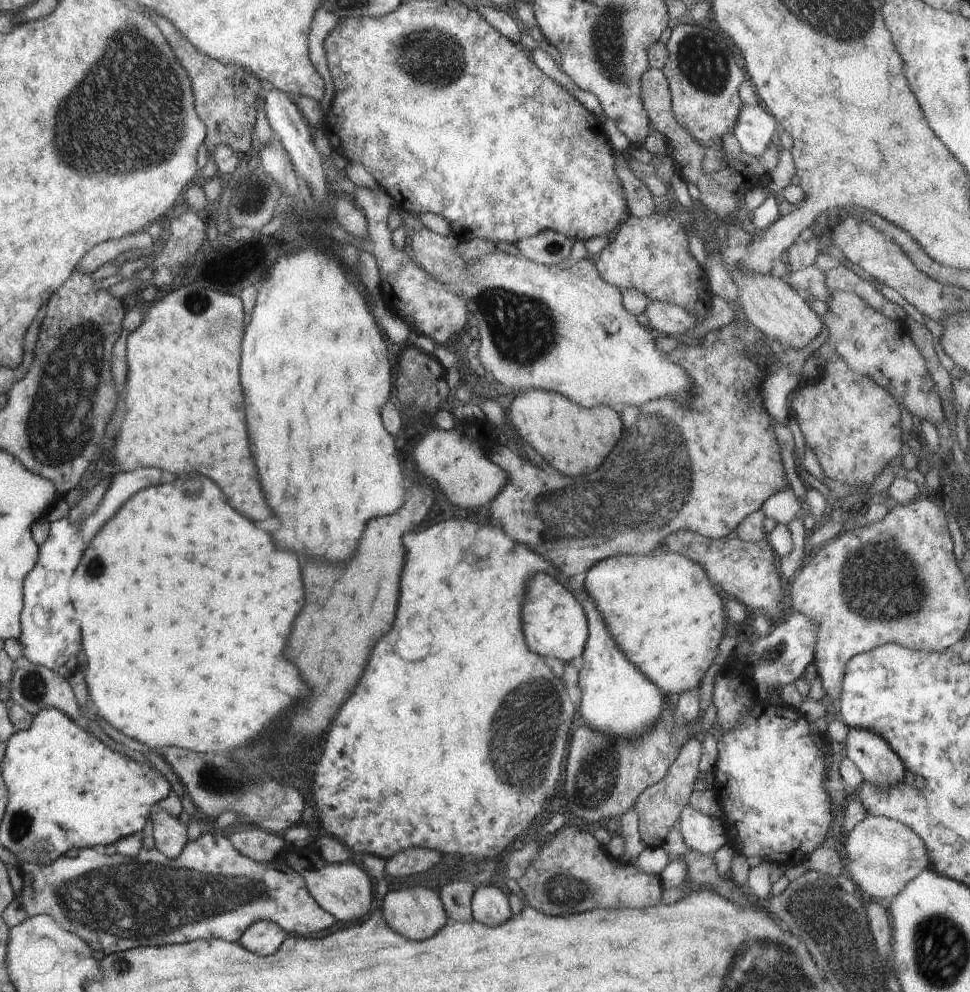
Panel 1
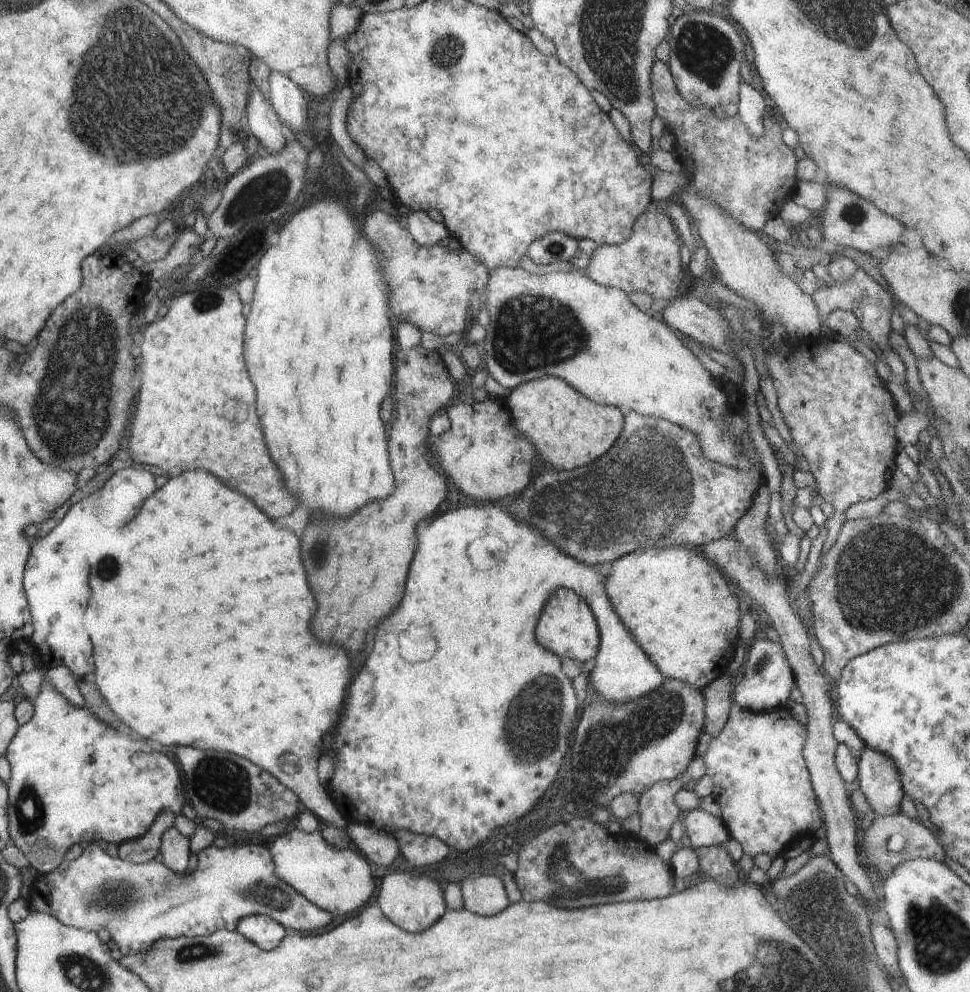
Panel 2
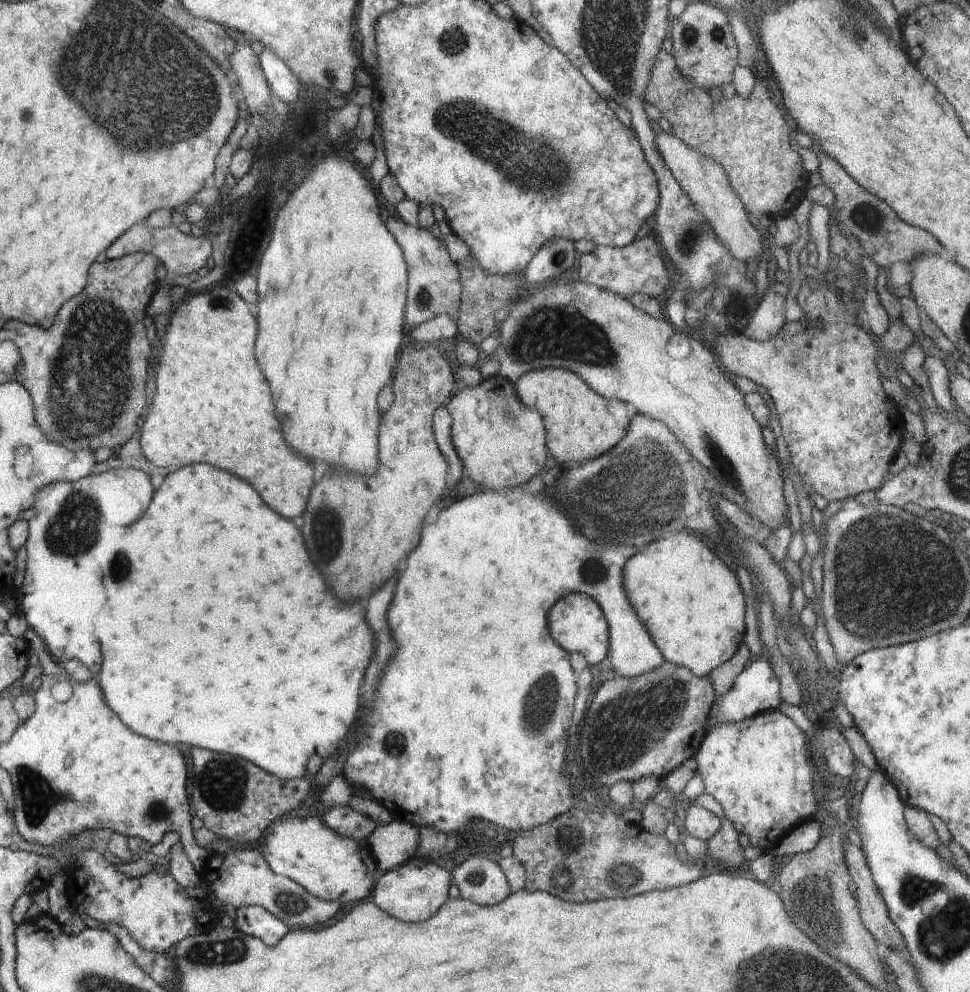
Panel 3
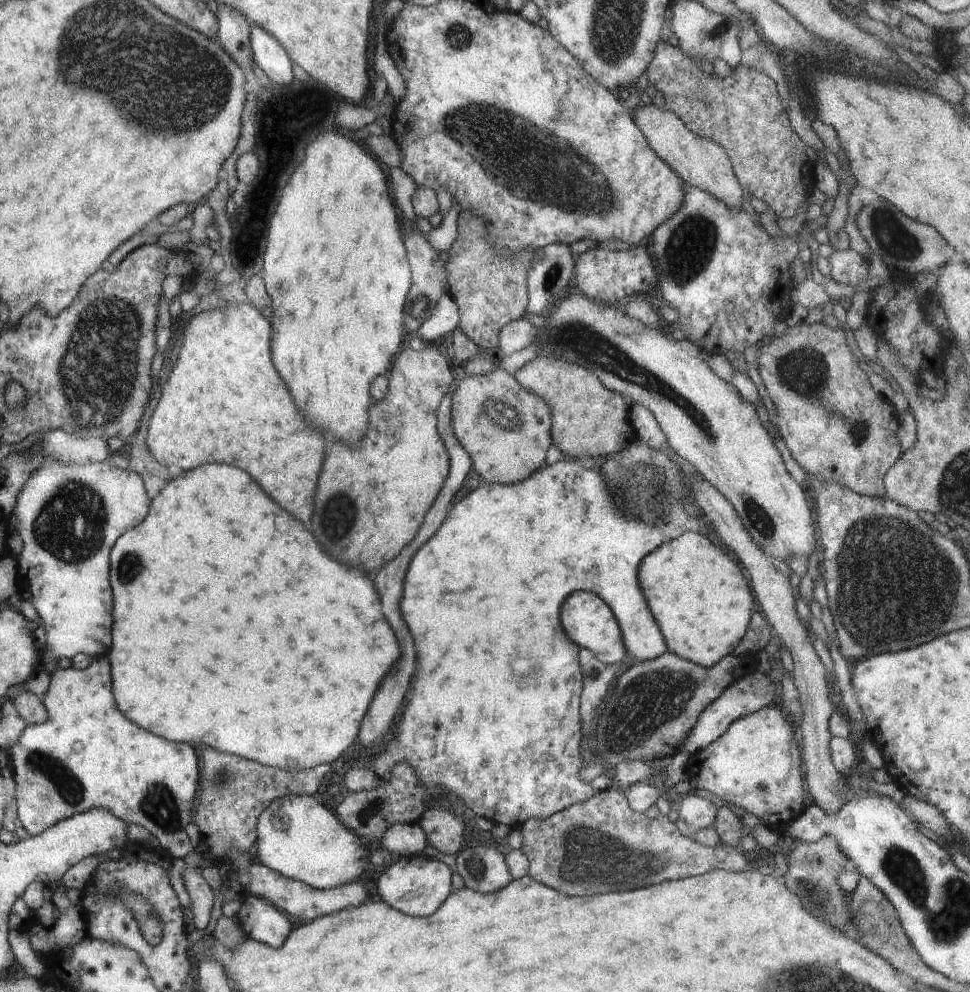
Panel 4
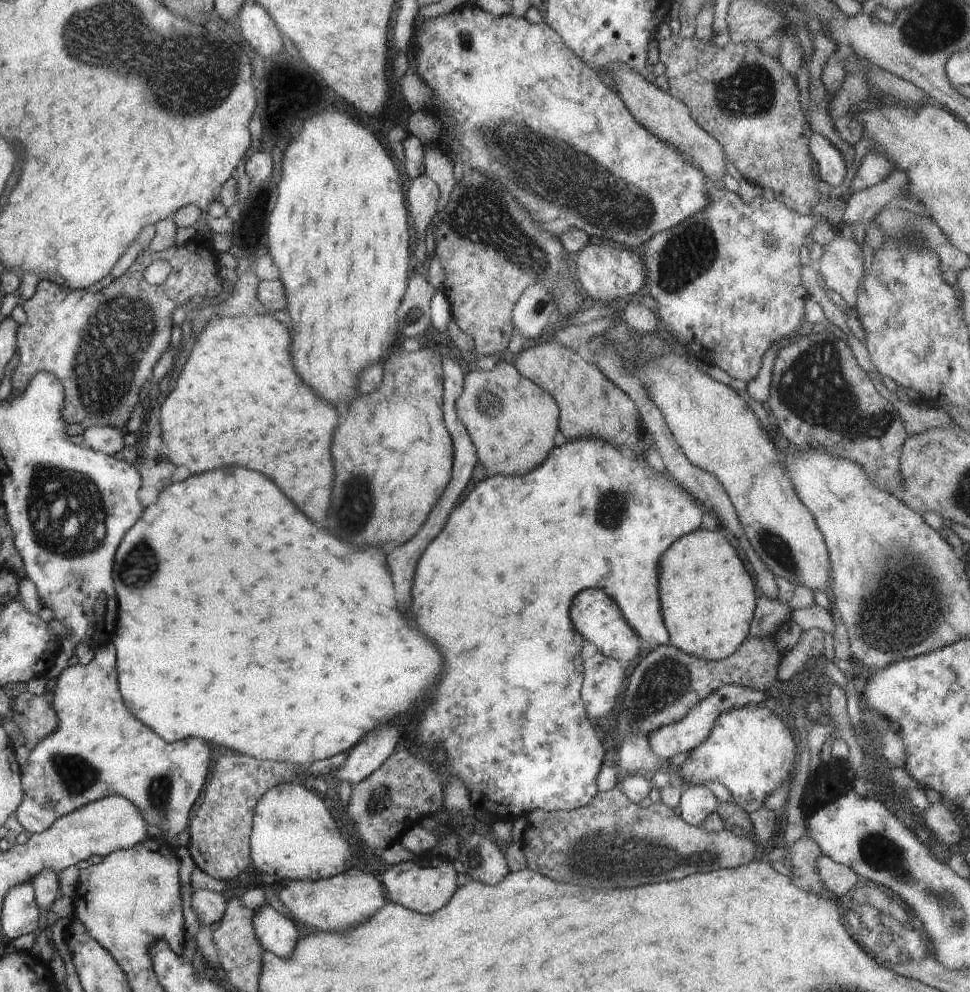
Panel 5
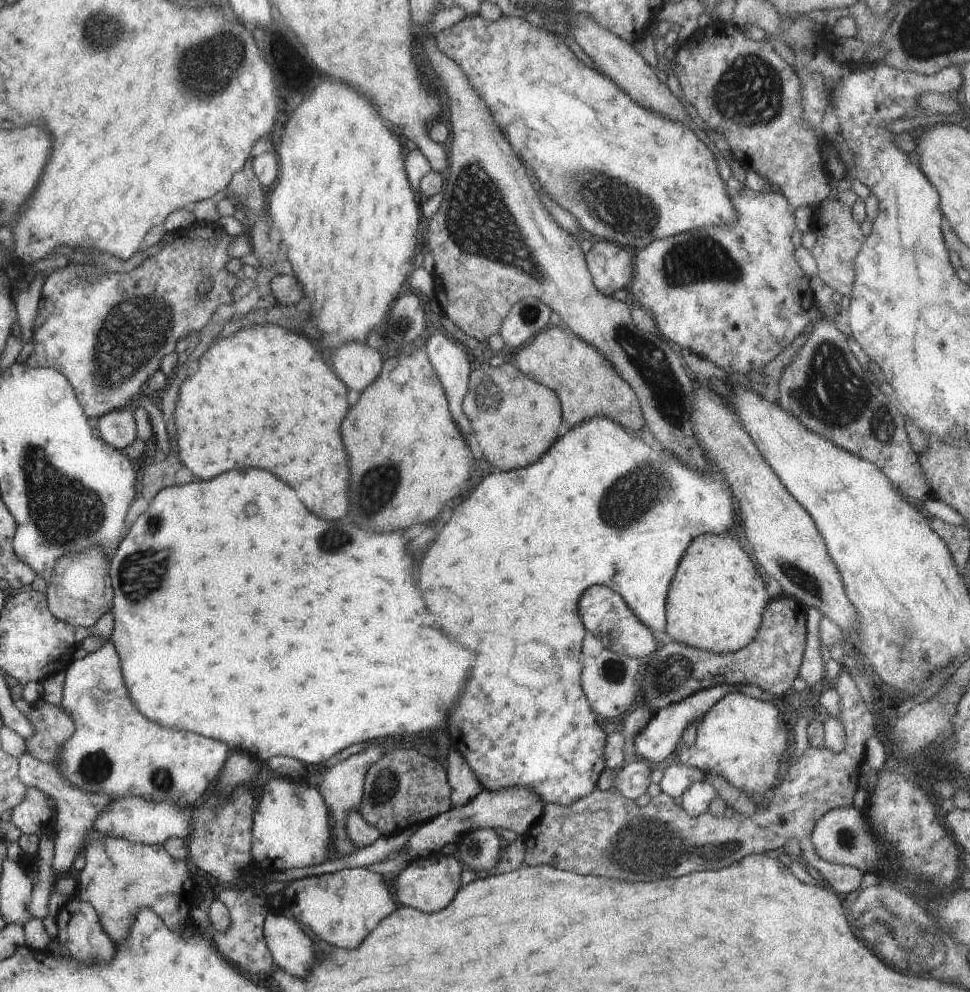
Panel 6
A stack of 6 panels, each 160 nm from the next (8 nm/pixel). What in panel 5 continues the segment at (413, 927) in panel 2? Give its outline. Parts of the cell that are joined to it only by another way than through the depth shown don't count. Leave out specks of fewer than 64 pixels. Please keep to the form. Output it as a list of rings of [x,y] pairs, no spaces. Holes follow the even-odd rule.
[[[427,856],[422,860],[403,862],[385,870],[381,884],[388,890],[388,898],[393,903],[429,915],[445,906],[452,898],[457,889],[457,875],[450,860]]]

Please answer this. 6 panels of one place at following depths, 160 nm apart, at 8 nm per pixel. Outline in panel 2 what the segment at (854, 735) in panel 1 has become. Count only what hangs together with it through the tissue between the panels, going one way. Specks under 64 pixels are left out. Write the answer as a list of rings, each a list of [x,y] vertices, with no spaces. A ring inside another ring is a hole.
[[[864,745],[857,759],[856,786],[864,793],[875,814],[891,815],[900,812],[900,801],[905,792],[893,758]]]

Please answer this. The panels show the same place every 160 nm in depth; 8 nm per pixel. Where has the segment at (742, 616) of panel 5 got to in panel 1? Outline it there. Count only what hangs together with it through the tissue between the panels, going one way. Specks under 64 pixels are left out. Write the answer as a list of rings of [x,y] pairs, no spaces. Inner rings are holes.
[[[658,548],[640,555],[616,554],[602,559],[587,570],[583,590],[601,614],[616,646],[662,694],[680,694],[701,684],[718,654],[719,642],[729,624],[724,616],[726,607],[723,599],[726,597],[717,594],[720,591],[716,590],[699,564],[681,554],[667,553]]]

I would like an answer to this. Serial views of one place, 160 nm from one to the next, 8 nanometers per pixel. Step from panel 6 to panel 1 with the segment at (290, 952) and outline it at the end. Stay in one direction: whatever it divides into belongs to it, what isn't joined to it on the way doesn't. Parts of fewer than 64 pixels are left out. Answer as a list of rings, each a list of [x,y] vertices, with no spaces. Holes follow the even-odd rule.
[[[260,921],[249,926],[237,943],[258,956],[267,957],[280,948],[282,942],[288,938],[286,934],[276,923]]]

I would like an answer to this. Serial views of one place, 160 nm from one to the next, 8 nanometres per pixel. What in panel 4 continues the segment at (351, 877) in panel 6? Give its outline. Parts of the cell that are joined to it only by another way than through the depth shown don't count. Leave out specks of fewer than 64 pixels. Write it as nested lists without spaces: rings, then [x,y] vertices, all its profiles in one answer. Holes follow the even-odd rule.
[[[253,864],[238,871],[238,884],[244,886],[244,891],[253,897],[270,900],[279,911],[287,916],[313,921],[314,919],[340,912],[348,907],[357,907],[364,902],[369,902],[366,888],[357,880],[353,883],[333,889],[320,890],[312,888],[300,881],[282,876],[279,872],[268,868],[265,864]]]

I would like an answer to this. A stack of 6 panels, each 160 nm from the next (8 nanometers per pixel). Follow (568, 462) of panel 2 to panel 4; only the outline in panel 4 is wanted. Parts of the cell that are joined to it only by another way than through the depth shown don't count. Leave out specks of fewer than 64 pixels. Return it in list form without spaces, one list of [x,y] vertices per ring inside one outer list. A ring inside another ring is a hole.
[[[538,357],[526,363],[513,377],[520,386],[534,392],[550,406],[554,444],[562,452],[568,452],[568,456],[574,456],[574,460],[604,454],[611,456],[639,438],[629,419],[627,398],[606,390],[583,366],[574,366],[556,357]]]

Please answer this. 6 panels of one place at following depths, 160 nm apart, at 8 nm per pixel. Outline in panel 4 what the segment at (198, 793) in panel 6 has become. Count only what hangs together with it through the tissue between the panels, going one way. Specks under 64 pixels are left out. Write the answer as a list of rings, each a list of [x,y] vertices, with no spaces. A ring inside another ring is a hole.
[[[106,656],[92,658],[90,666],[84,670],[69,667],[67,669],[54,670],[50,676],[50,686],[42,696],[43,705],[47,710],[47,719],[40,724],[26,725],[21,730],[22,734],[17,738],[17,741],[6,750],[13,762],[13,777],[16,784],[15,796],[18,809],[17,817],[19,817],[19,822],[26,829],[26,832],[32,837],[38,836],[56,823],[66,820],[71,816],[92,811],[93,809],[106,809],[128,825],[140,825],[148,830],[150,834],[153,834],[159,840],[162,848],[166,852],[169,852],[173,858],[183,858],[188,852],[197,850],[191,843],[187,833],[187,826],[192,822],[194,816],[194,800],[199,781],[199,762],[191,746],[179,742],[170,742],[161,736],[150,734],[150,732],[138,728],[136,724],[128,720],[120,712],[112,694],[111,668]]]

